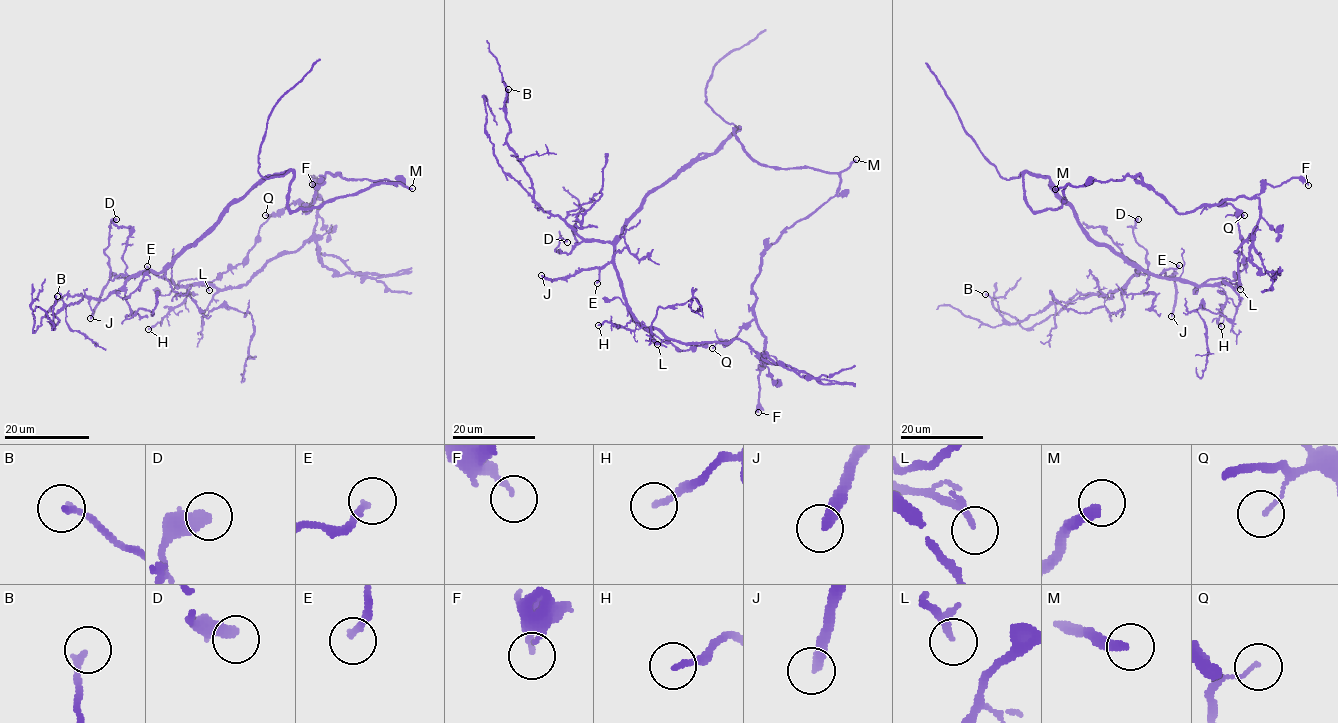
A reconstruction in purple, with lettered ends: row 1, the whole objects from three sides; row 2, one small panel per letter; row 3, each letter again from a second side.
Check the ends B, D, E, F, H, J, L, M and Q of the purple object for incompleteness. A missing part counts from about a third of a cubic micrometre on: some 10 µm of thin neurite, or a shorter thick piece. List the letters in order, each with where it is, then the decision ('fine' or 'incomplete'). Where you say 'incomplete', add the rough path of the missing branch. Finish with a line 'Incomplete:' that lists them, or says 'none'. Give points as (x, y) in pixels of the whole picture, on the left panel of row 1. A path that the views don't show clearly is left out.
B: (57, 296) | fine
D: (116, 219) | fine
E: (147, 266) | incomplete
F: (312, 184) | fine
H: (148, 329) | fine
J: (90, 318) | incomplete
L: (209, 290) | incomplete | (209, 290), (219, 326), (206, 380)
M: (412, 188) | incomplete
Q: (265, 215) | fine
Incomplete: E, J, L, M

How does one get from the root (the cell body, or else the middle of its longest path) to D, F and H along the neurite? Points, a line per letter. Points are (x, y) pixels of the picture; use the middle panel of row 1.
D: (626, 298), (614, 264), (612, 244), (582, 241), (569, 253), (555, 251), (560, 236), (567, 242)
F: (626, 298), (627, 308), (641, 324), (670, 338), (745, 341), (768, 364), (763, 362), (760, 370), (758, 412)
H: (626, 298), (627, 308), (635, 321), (634, 330), (605, 321), (598, 325)

